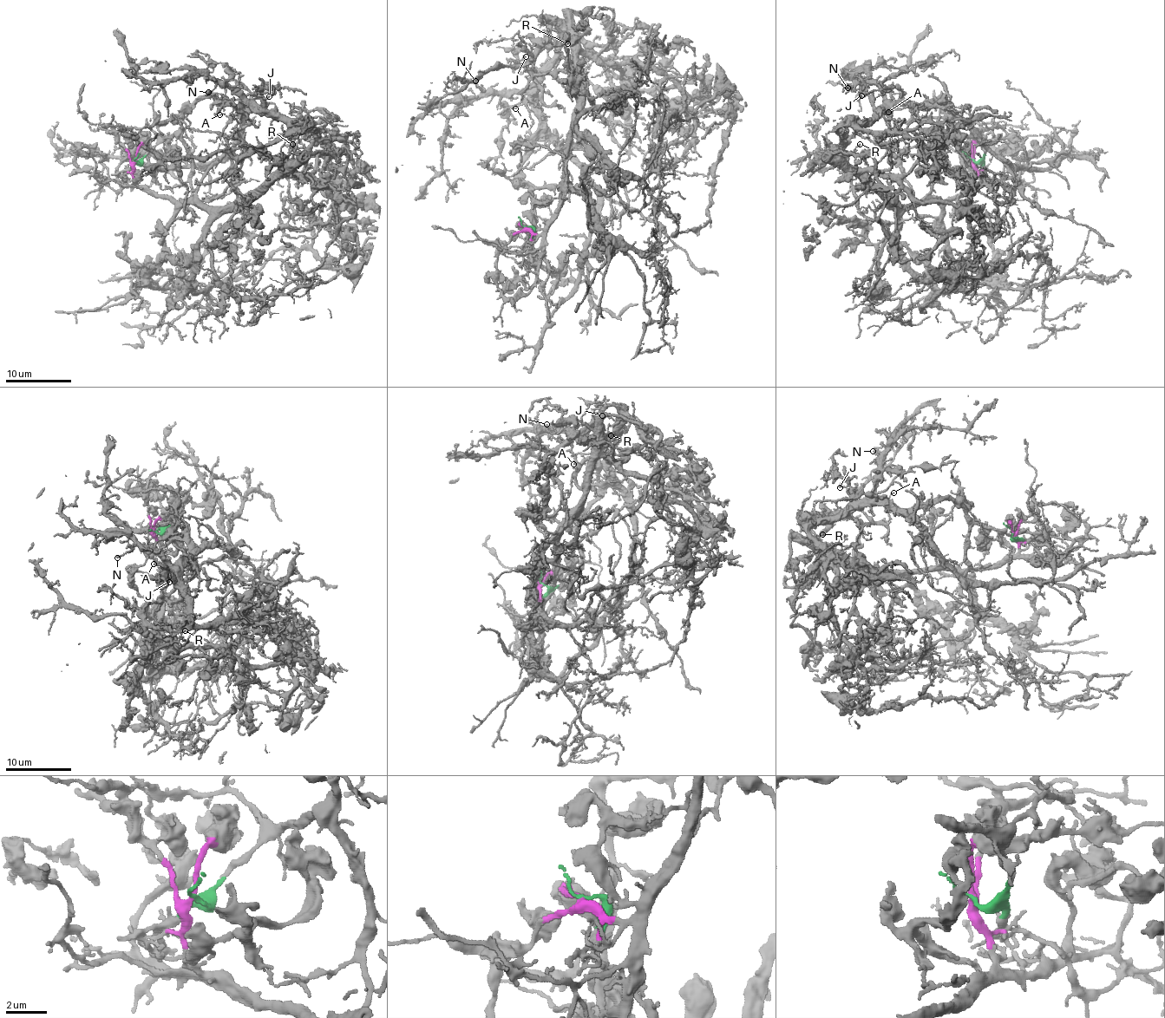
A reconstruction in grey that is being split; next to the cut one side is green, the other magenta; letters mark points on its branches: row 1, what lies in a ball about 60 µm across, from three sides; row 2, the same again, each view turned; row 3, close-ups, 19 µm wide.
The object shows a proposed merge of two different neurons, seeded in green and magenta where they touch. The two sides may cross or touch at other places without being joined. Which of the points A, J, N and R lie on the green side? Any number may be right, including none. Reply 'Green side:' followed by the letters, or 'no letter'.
Green side: A, J, N

